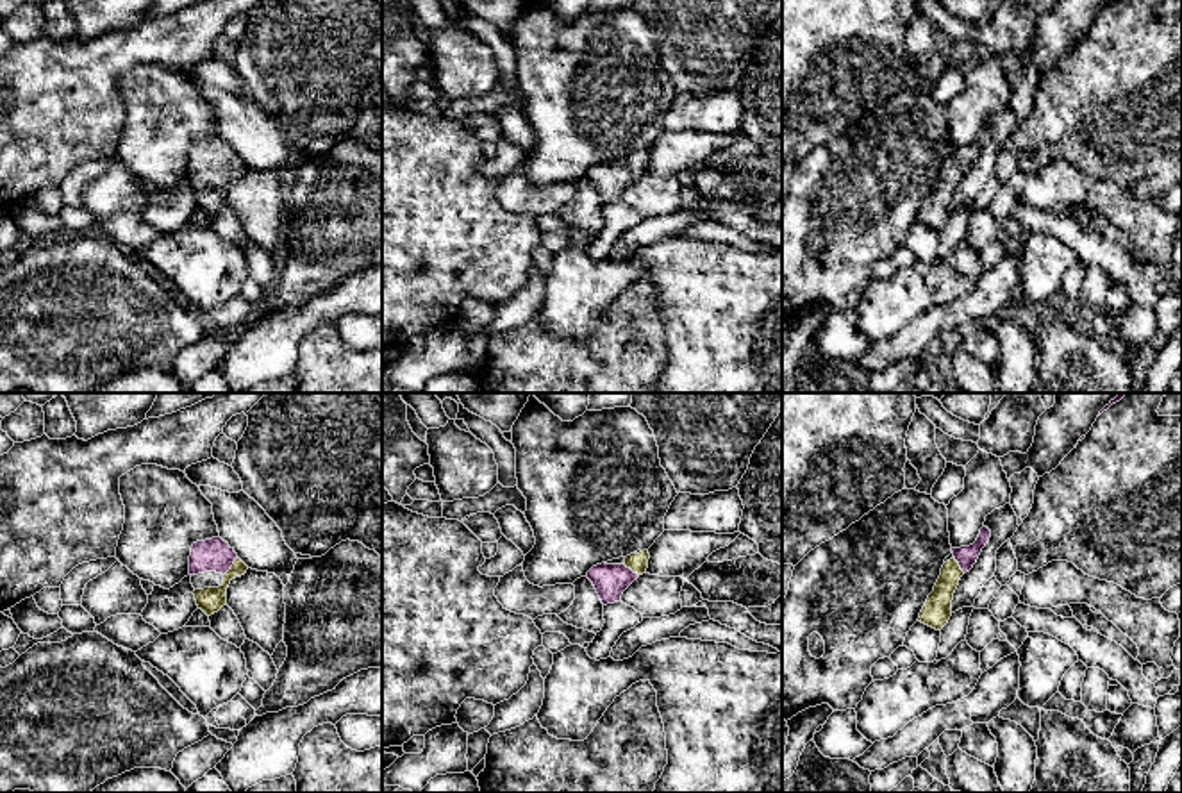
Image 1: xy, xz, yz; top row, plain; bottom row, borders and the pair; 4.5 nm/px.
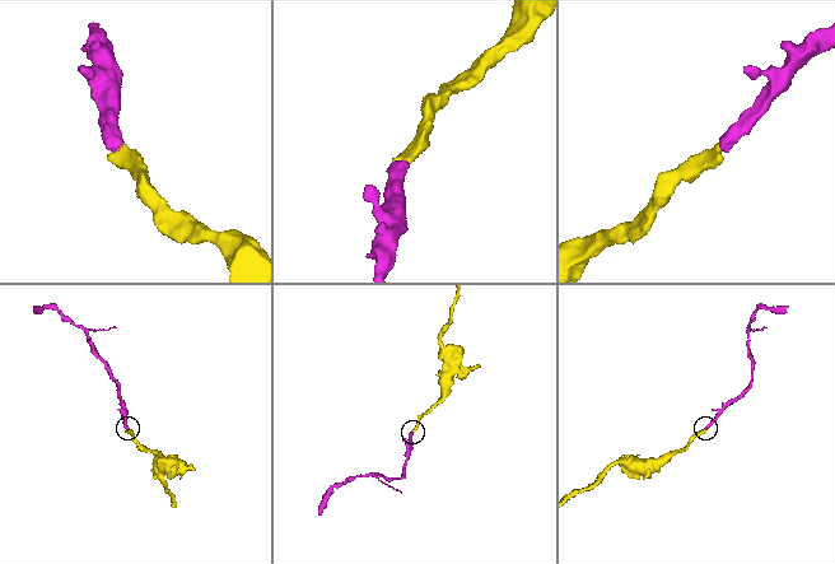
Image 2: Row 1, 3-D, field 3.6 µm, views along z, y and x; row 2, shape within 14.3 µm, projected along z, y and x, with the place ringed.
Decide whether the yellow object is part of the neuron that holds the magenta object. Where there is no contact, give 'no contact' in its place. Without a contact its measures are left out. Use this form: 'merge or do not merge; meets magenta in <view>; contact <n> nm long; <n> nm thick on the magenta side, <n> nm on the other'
merge; meets magenta in xy; contact 110 nm long; 150 nm thick on the magenta side, 110 nm on the other

